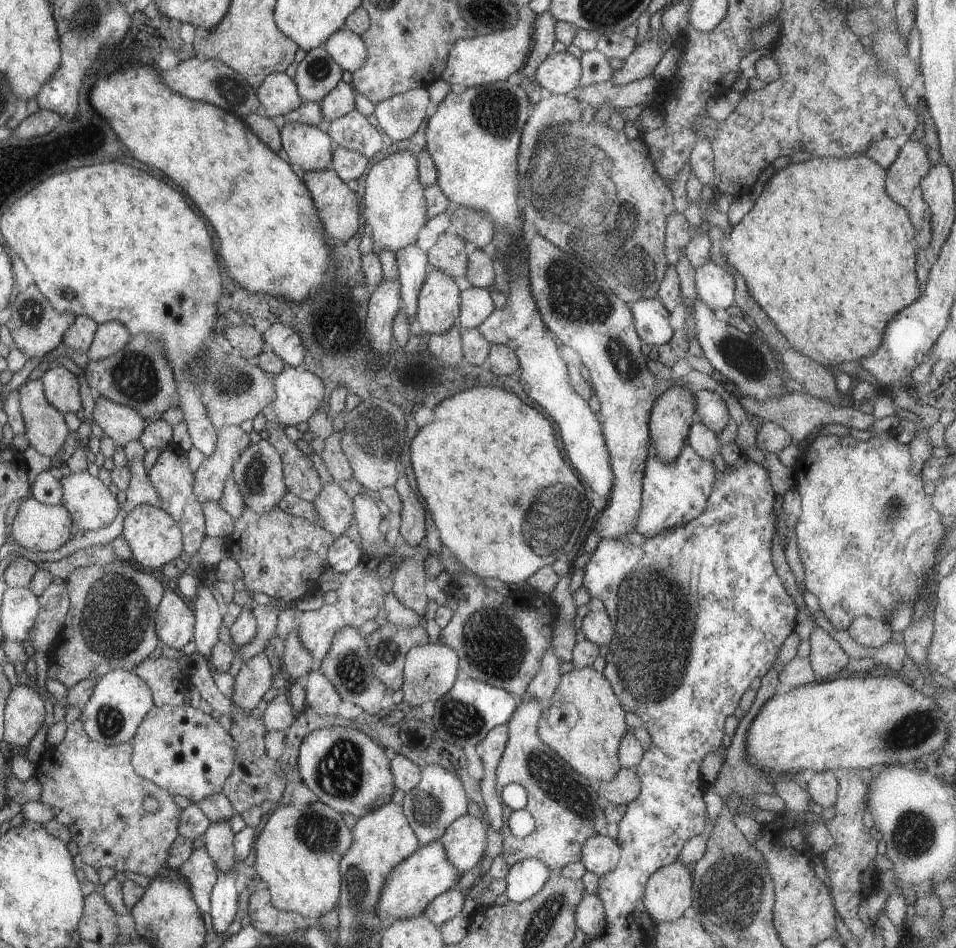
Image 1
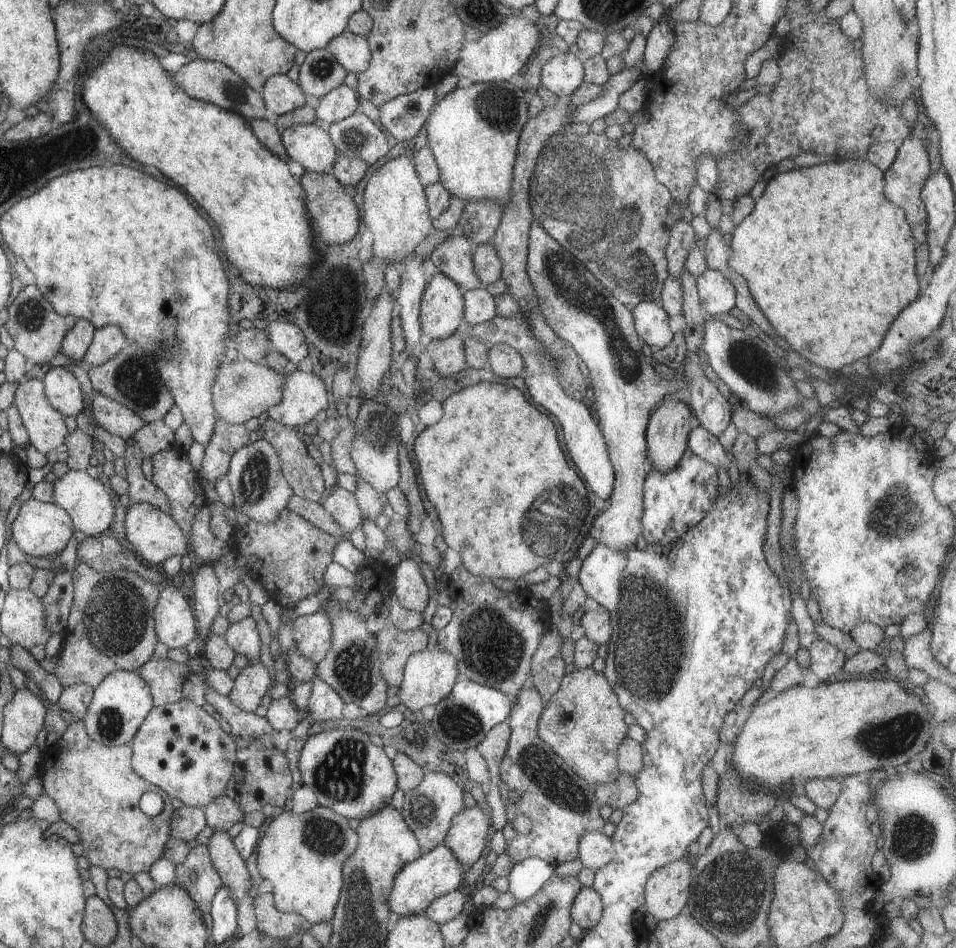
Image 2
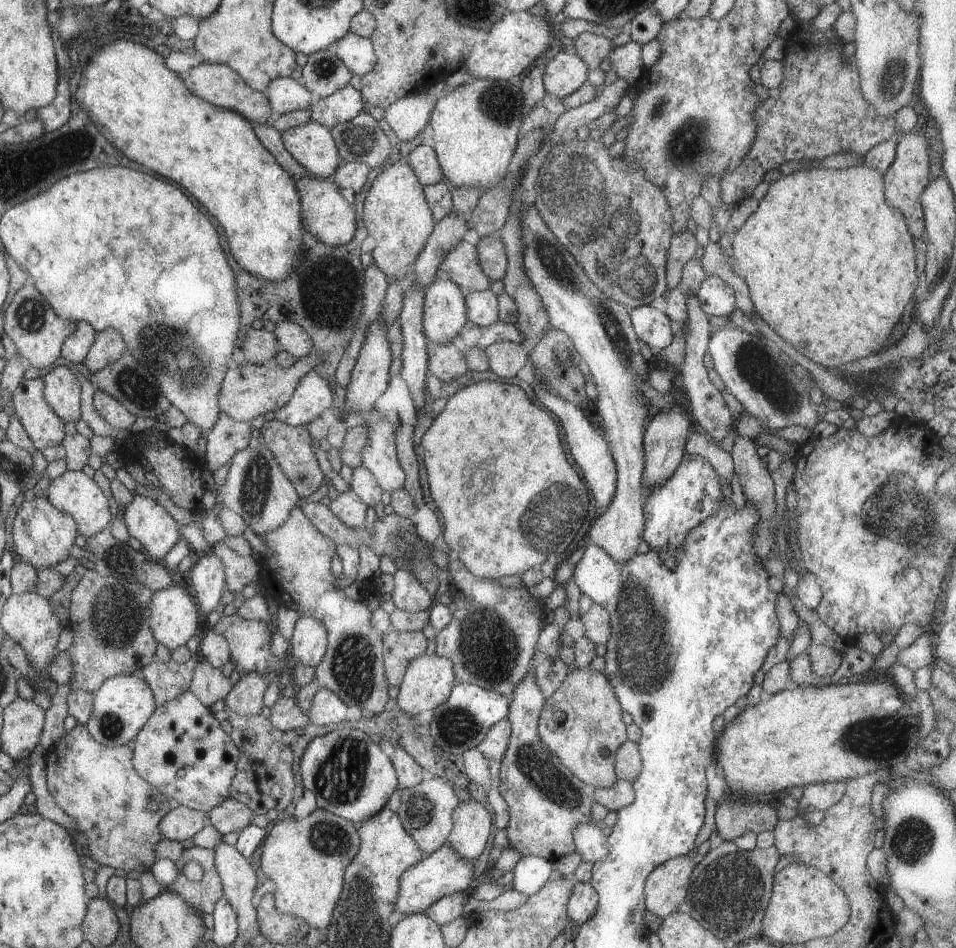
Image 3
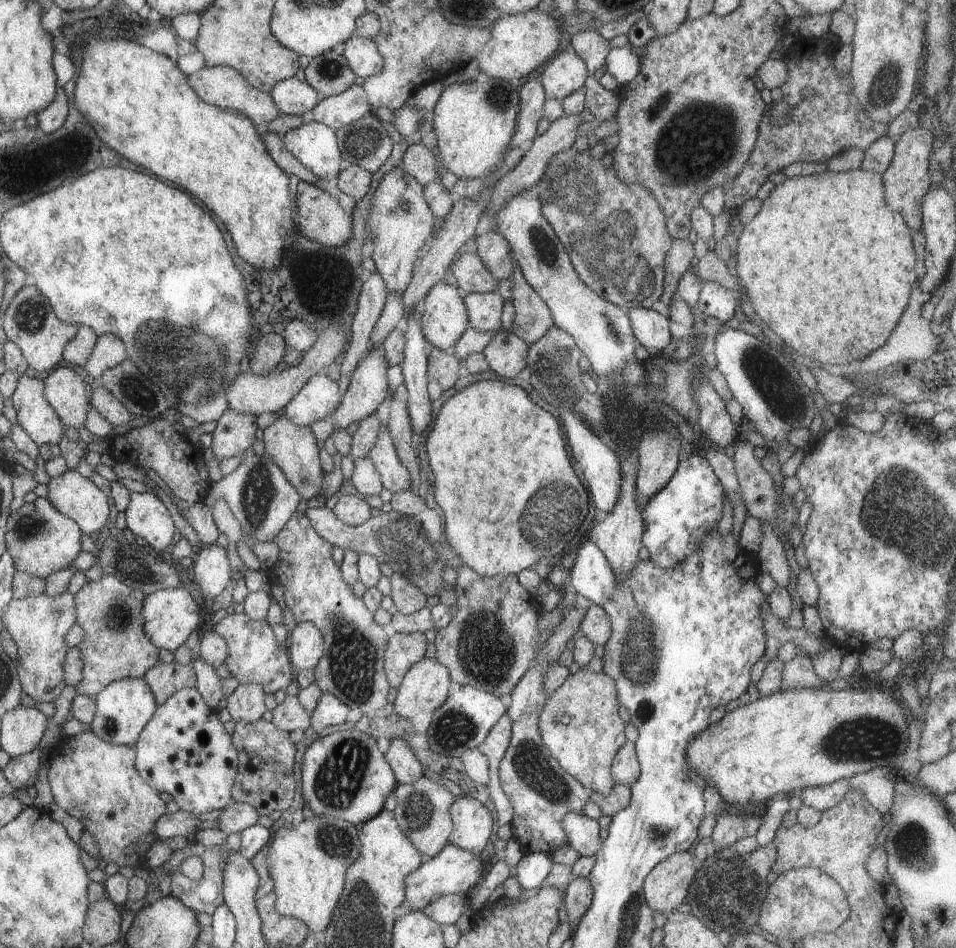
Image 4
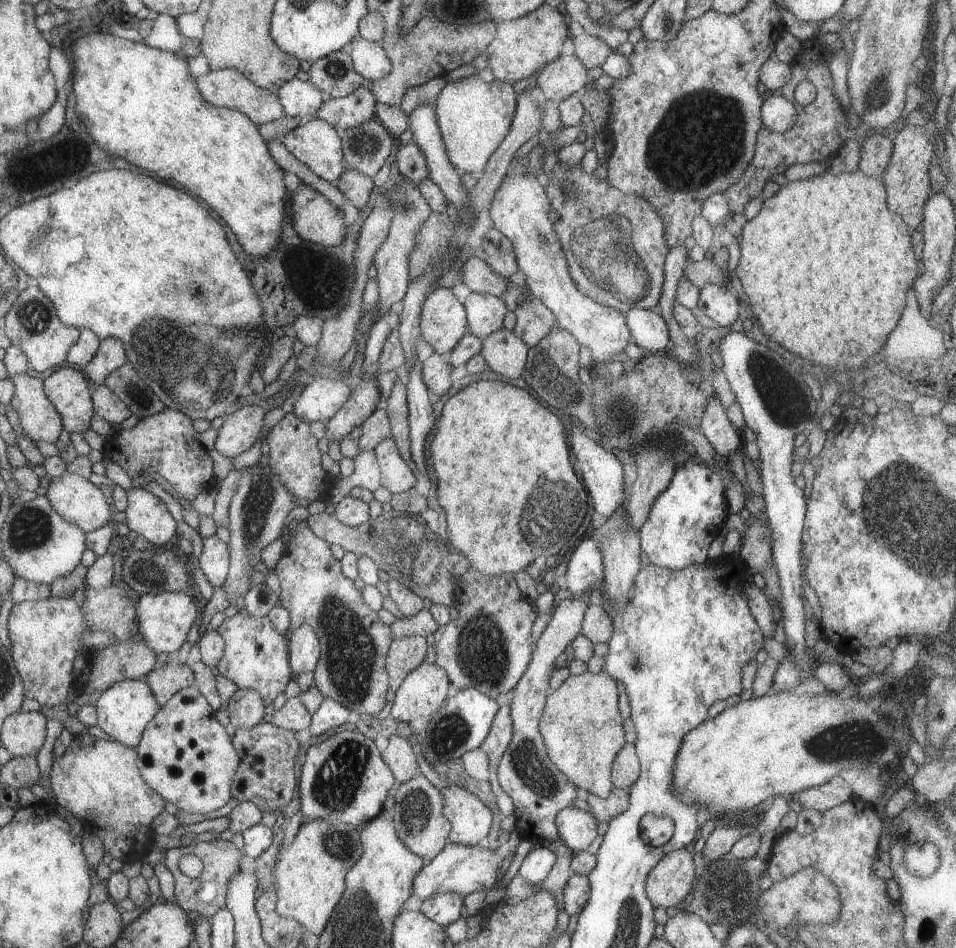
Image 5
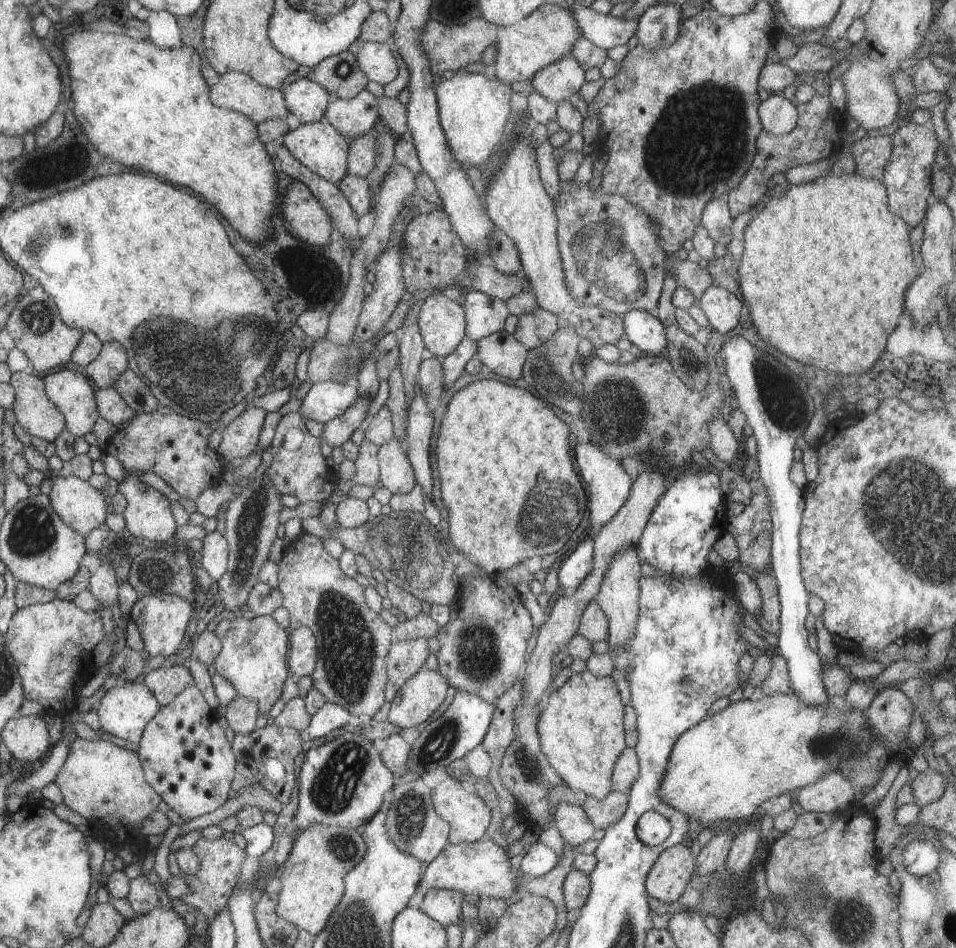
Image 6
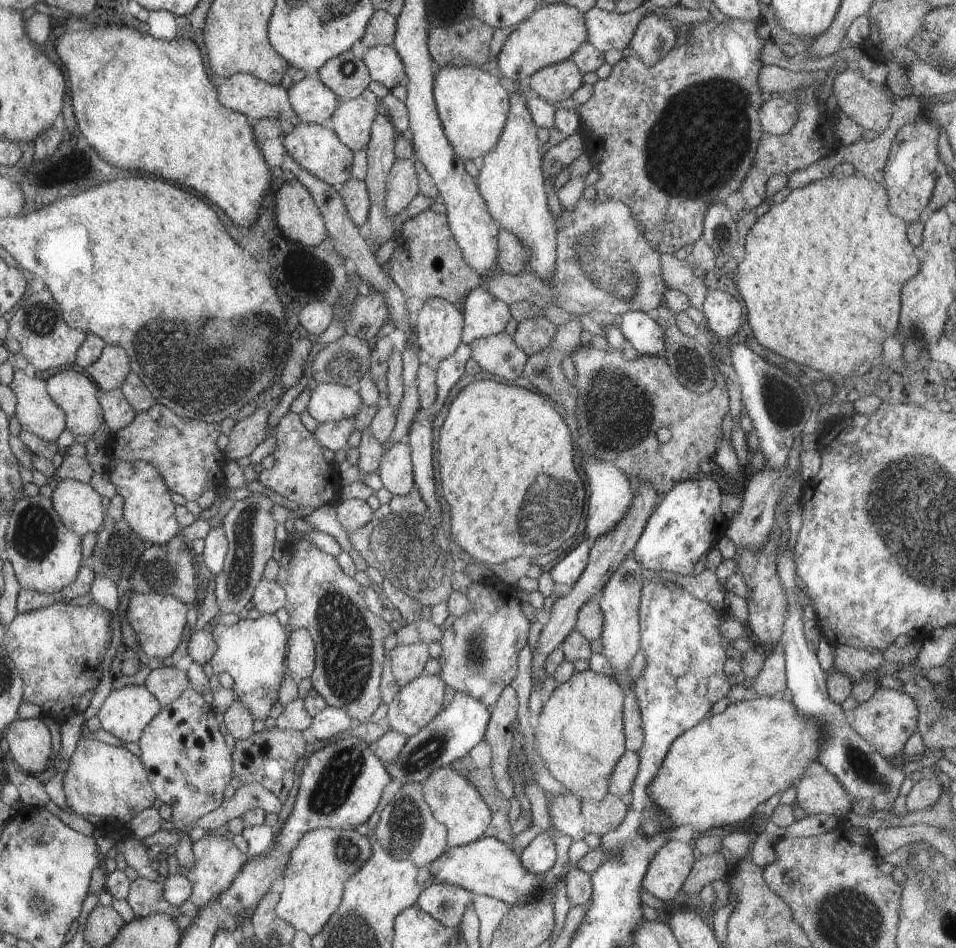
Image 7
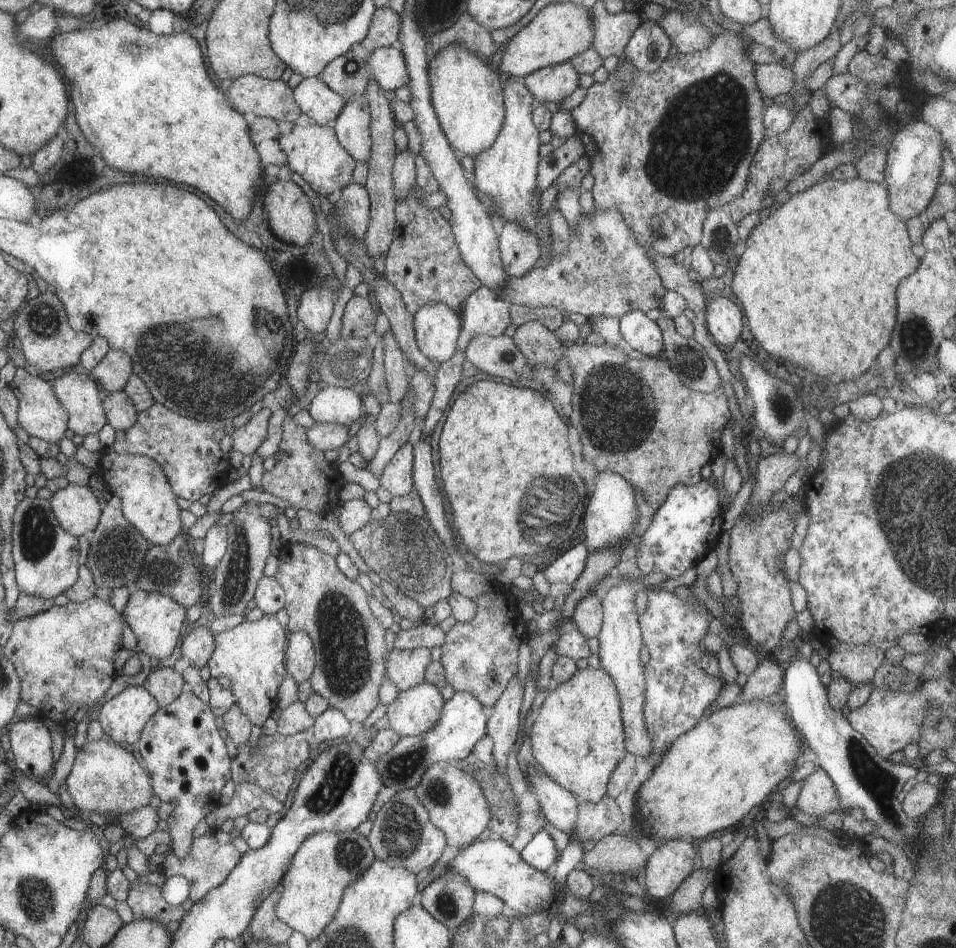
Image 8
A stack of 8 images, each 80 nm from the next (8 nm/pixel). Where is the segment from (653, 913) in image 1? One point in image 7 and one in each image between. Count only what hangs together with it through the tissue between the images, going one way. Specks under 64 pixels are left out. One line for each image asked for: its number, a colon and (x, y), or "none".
2: (667, 890)
3: (666, 888)
4: (666, 887)
5: (669, 882)
6: (667, 880)
7: (670, 866)

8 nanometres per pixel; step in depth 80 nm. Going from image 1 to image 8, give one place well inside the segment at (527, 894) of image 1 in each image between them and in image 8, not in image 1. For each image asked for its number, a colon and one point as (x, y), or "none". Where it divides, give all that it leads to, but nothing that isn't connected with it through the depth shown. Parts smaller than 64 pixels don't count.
2: (526, 878)
3: (532, 872)
4: (534, 868)
5: (538, 863)
6: (540, 859)
7: (540, 855)
8: (541, 852)

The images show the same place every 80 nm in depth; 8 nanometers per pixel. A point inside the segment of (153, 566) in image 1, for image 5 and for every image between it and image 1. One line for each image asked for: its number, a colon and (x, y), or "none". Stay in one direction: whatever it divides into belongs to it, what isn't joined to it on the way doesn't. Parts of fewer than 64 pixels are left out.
2: (155, 535)
3: (146, 521)
4: (149, 520)
5: (147, 516)

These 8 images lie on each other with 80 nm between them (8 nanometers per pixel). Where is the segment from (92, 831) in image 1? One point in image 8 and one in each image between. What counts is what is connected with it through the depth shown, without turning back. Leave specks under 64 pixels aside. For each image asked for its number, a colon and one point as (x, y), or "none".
2: (95, 788)
3: (97, 786)
4: (94, 781)
5: (97, 780)
6: (106, 784)
7: (103, 780)
8: (104, 778)

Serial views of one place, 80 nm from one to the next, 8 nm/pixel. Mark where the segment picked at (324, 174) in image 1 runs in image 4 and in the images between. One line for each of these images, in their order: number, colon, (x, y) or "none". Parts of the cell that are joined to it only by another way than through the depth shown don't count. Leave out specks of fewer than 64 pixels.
2: (336, 219)
3: (327, 215)
4: (320, 218)

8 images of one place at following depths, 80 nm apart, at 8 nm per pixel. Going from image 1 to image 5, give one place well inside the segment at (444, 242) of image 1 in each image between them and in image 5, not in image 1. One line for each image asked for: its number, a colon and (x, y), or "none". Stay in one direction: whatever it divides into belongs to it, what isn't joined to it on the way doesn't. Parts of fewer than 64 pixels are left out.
2: (454, 257)
3: (461, 262)
4: (472, 276)
5: (476, 274)

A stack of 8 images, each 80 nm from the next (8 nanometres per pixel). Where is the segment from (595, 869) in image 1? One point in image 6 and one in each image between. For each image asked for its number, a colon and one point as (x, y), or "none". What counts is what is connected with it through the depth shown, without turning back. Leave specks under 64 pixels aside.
2: (595, 848)
3: (591, 844)
4: (583, 833)
5: (577, 828)
6: (575, 827)

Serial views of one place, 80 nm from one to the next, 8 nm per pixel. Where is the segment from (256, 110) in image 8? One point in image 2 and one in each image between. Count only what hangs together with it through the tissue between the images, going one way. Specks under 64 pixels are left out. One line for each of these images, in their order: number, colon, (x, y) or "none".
2: (210, 81)
3: (217, 84)
4: (224, 87)
5: (229, 88)
6: (237, 91)
7: (245, 93)

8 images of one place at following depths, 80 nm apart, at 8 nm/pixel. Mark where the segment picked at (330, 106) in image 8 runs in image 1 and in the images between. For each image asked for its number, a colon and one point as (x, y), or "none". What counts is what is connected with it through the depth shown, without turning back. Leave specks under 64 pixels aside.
1: (278, 95)
2: (281, 95)
3: (286, 95)
4: (294, 97)
5: (300, 98)
6: (307, 100)
7: (314, 102)

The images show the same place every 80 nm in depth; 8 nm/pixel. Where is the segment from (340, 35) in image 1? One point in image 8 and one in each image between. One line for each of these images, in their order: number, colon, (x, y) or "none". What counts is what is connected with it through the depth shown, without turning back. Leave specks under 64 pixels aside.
2: (353, 52)
3: (357, 53)
4: (363, 55)
5: (370, 60)
6: (378, 61)
7: (384, 64)
8: (388, 67)

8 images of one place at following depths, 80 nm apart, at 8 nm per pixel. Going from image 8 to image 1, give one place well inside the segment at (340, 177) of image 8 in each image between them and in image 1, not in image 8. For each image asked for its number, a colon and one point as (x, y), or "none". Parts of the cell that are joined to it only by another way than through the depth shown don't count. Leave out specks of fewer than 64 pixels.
1: (306, 146)
2: (312, 146)
3: (313, 146)
4: (314, 144)
5: (315, 143)
6: (318, 146)
7: (316, 148)

